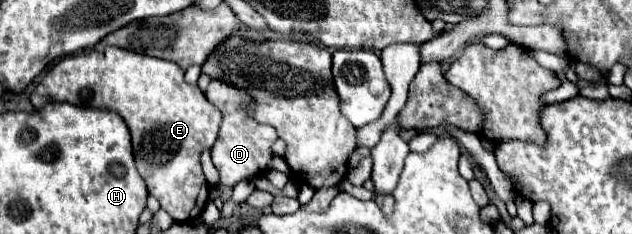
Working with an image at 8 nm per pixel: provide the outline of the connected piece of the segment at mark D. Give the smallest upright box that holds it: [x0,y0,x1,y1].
[206,80,278,186]

